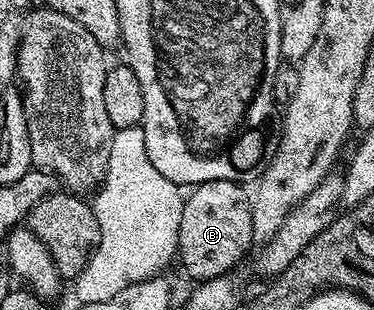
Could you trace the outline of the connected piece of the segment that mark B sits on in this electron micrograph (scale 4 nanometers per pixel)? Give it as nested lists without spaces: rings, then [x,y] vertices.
[[[208,181],[197,184],[191,195],[185,196],[180,213],[180,237],[177,262],[194,281],[215,279],[231,274],[234,267],[252,247],[252,202],[247,188],[232,181]]]

